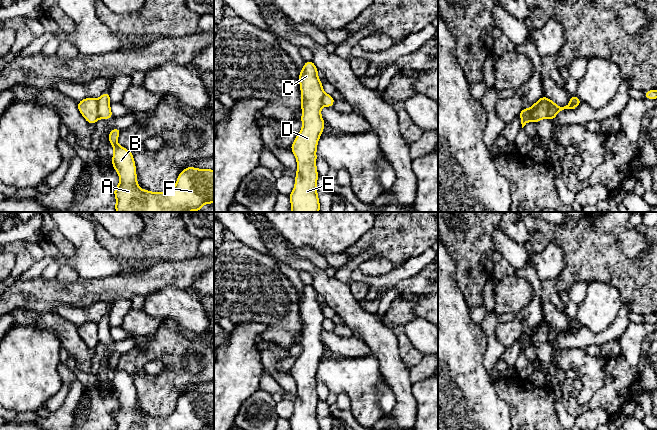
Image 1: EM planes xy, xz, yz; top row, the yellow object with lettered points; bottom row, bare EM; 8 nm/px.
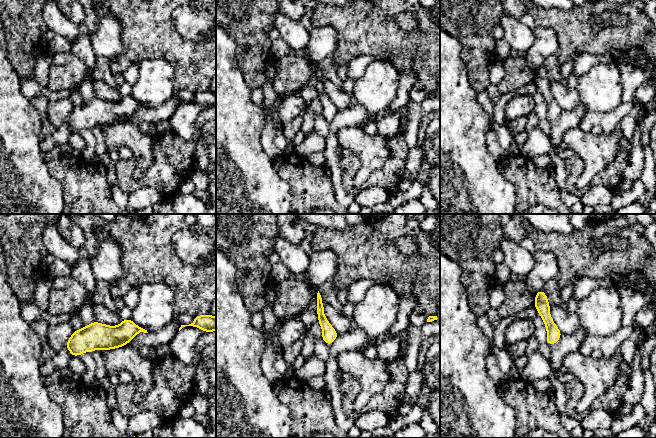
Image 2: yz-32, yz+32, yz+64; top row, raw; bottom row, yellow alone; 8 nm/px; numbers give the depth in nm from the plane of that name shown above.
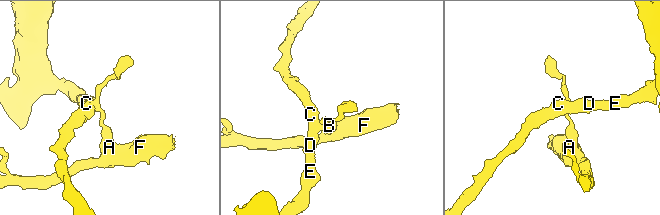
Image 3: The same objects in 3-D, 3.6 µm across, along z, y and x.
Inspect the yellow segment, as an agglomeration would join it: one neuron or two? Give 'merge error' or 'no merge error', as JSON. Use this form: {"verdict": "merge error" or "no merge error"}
{"verdict": "merge error"}

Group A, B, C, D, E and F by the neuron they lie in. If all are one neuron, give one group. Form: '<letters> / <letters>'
A B F / C D E

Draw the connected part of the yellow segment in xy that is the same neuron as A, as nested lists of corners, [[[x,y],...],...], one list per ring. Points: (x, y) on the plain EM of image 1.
[[[113,352],[108,360],[108,365],[114,372],[112,391],[119,399],[120,407],[113,414],[116,421],[115,430],[202,430],[214,427],[214,394],[186,391],[177,401],[174,411],[167,416],[151,416],[142,414],[137,409],[136,390],[133,378],[130,374],[120,370],[117,363],[121,357],[120,352]]]

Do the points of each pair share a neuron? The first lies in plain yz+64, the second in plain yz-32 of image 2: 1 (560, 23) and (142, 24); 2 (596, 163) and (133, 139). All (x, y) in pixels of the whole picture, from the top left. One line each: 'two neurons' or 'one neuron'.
1: one neuron
2: one neuron

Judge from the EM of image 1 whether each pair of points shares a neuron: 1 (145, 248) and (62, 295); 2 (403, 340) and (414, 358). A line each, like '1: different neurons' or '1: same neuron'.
1: different neurons
2: same neuron

